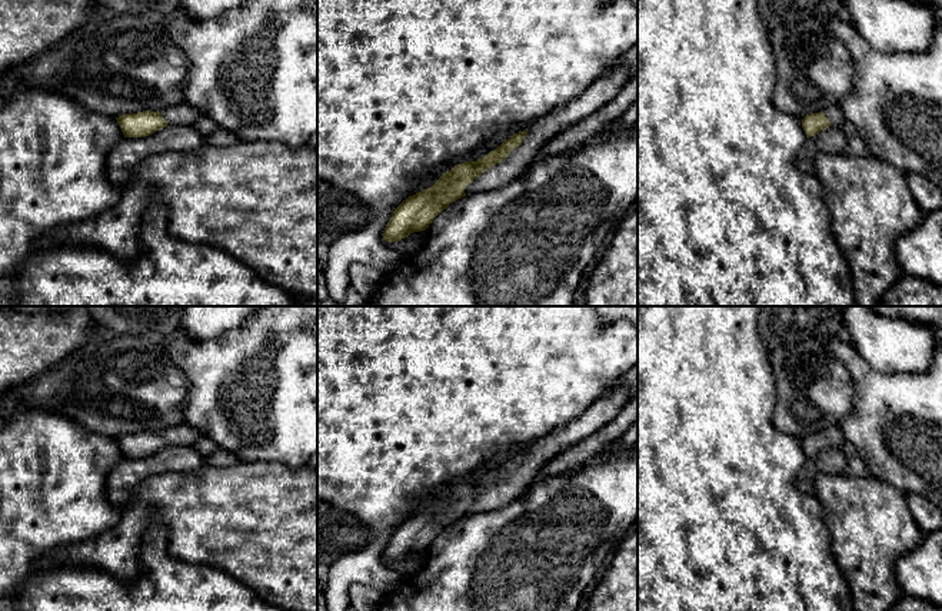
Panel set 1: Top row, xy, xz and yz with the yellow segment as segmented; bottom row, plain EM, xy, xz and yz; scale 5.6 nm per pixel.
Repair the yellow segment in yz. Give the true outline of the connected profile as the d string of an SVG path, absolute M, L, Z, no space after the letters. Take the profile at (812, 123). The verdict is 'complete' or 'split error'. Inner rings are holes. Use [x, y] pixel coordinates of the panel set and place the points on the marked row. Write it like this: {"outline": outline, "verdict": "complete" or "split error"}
{"outline": "M831 106L819 113L810 113L802 119L802 127L805 130L806 137L812 137L818 135L820 130L835 126L842 127L846 122L839 106Z", "verdict": "split error"}

